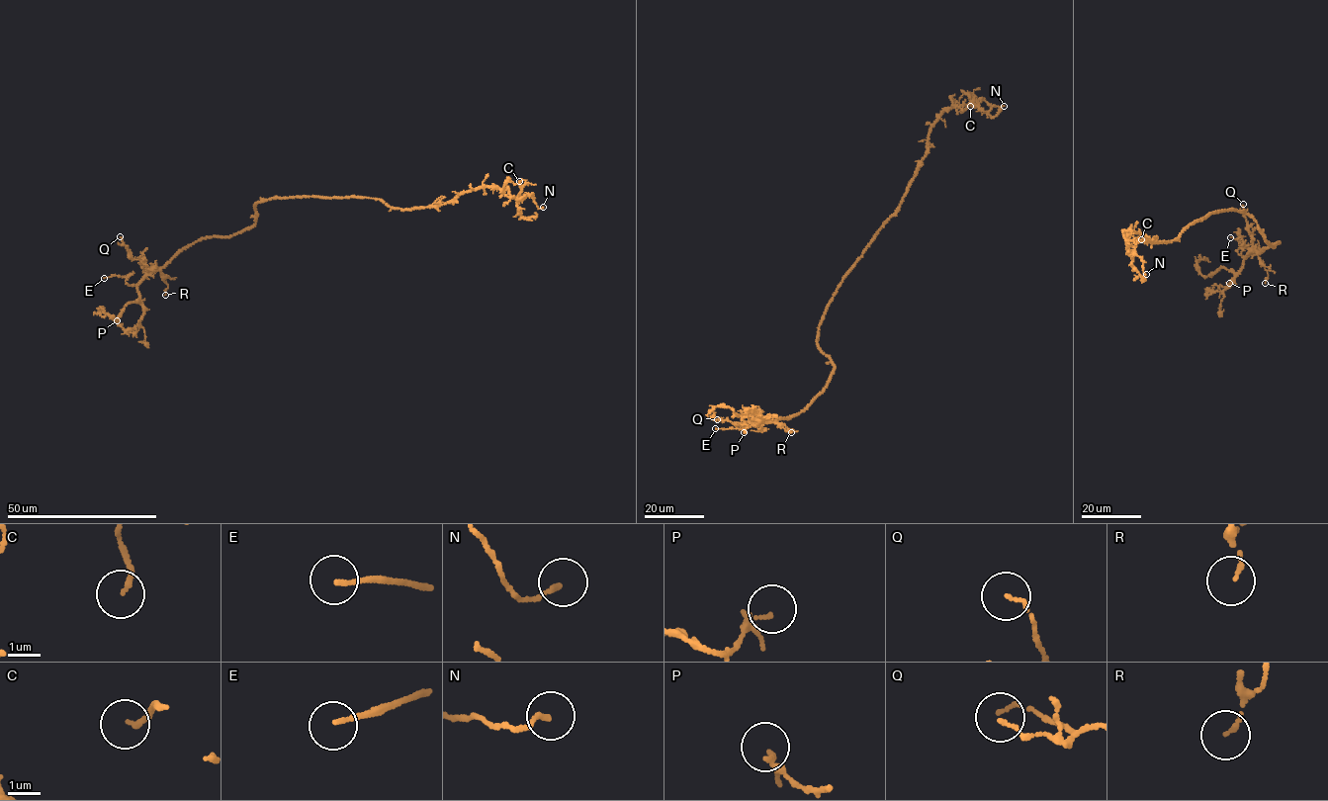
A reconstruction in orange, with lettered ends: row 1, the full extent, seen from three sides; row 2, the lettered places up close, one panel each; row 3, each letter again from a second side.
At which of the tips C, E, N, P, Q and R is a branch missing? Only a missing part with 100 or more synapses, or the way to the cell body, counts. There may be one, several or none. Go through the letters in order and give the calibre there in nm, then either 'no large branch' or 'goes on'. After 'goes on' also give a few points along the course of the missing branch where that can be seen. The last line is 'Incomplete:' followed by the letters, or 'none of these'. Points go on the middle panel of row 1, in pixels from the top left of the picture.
C: 140 nm | no large branch
E: 140 nm | goes on | (715, 428), (687, 429)
N: 120 nm | no large branch
P: 70 nm | no large branch
Q: 80 nm | no large branch
R: 110 nm | no large branch
Incomplete: E

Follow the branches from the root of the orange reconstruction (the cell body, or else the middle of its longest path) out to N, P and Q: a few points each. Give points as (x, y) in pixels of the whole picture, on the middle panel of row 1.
N: (827, 308), (841, 282), (899, 205), (939, 116), (980, 99), (992, 106), (1004, 106)
P: (827, 308), (817, 341), (834, 365), (825, 388), (785, 418), (756, 426), (763, 419), (746, 411), (744, 432)
Q: (827, 308), (817, 341), (834, 365), (825, 388), (805, 409), (785, 418), (755, 424), (717, 419)

